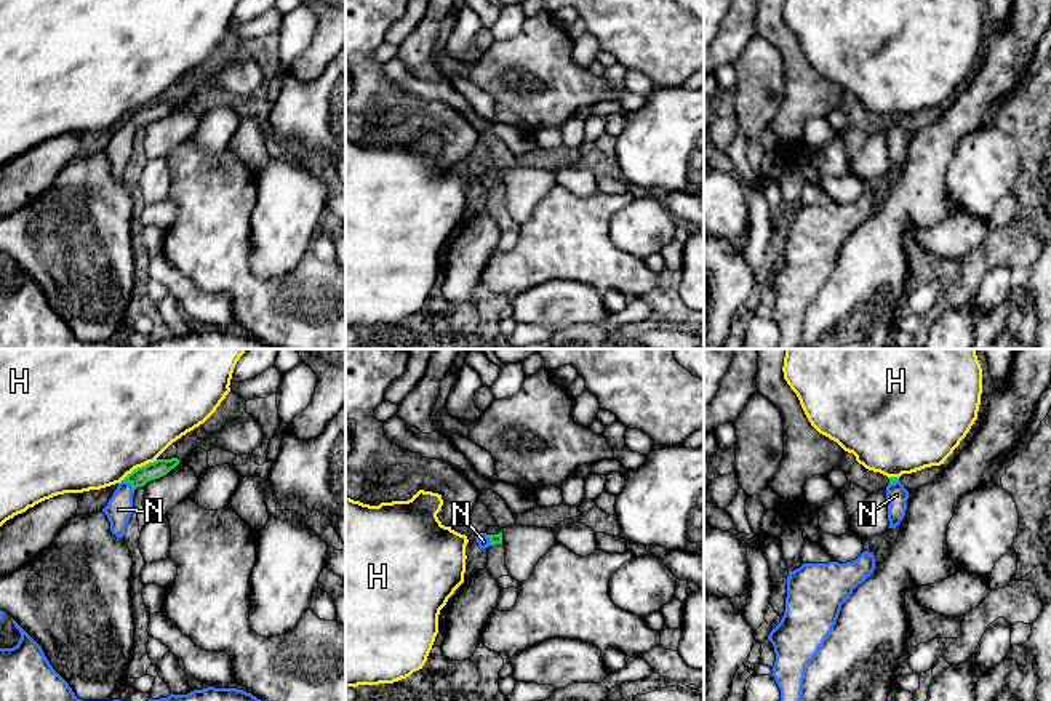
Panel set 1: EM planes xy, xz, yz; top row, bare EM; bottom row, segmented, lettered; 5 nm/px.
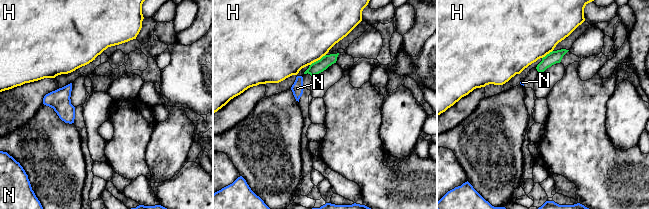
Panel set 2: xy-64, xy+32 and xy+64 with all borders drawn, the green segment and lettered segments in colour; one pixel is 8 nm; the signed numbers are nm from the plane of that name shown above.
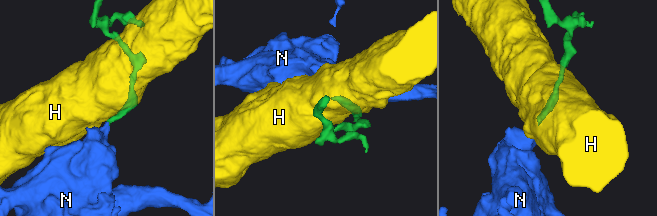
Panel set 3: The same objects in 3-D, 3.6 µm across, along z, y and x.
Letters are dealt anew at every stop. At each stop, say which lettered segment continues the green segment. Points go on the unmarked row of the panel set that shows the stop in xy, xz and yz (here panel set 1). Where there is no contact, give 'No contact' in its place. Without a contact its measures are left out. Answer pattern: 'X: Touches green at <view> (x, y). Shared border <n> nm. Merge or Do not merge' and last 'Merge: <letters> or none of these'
H: Touches green at xy (138, 109). Shared border 220 nm. Do not merge
N: Touches green at xy (131, 127). Shared border 90 nm. Merge
Merge: N

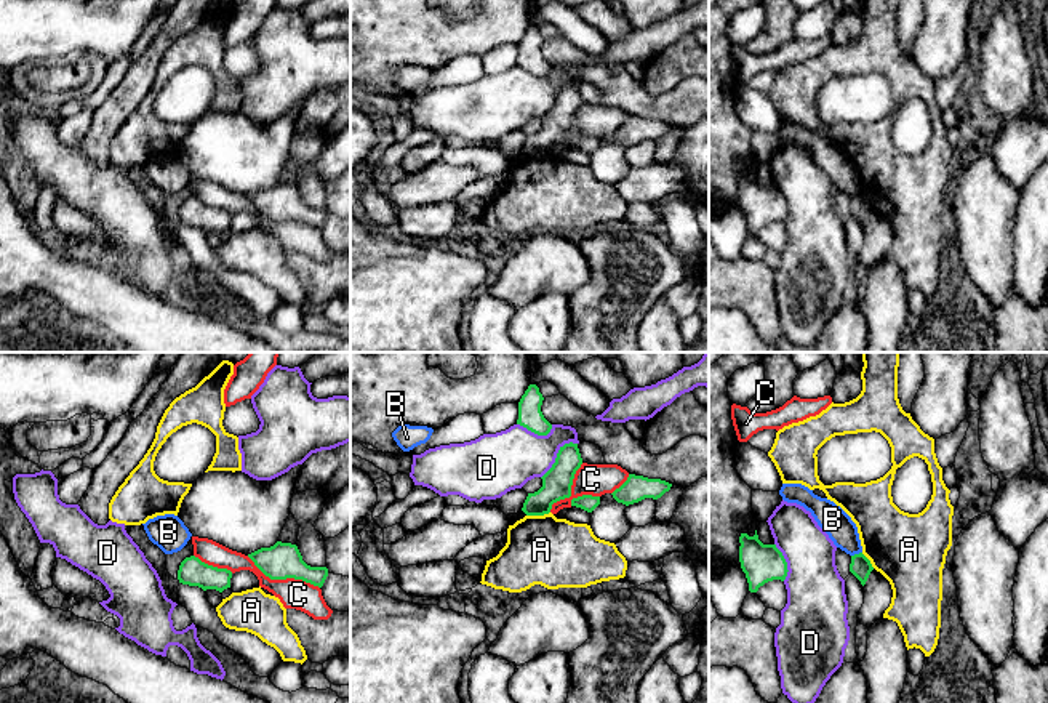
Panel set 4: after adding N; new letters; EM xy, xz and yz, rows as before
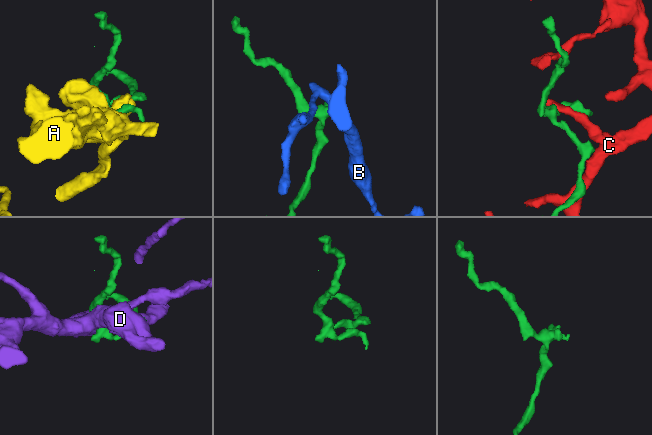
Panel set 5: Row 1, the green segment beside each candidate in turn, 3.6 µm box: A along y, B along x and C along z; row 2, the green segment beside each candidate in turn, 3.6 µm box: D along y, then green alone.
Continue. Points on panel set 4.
A: Touches green at xz (538, 156). Shared border 120 nm. Do not merge
B: Touches green at yz (856, 196). Shared border 60 nm. Do not merge
C: Touches green at xz (570, 133). Shared border 300 nm. Do not merge
D: Touches green at xz (557, 96). Shared border 260 nm. Do not merge
Merge: none of these

